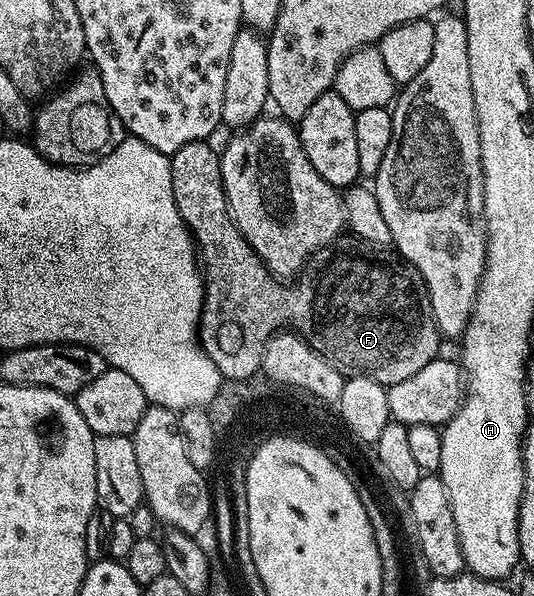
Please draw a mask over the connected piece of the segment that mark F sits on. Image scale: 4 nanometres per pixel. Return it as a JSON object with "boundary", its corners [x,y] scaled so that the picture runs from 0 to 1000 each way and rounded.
{"boundary":[[[390,237],[348,240],[348,247],[320,258],[318,268],[326,341],[333,347],[333,361],[360,389],[382,466],[382,513],[371,554],[375,579],[401,616],[408,616],[414,634],[453,639],[478,634],[491,619],[494,577],[539,547],[646,634],[691,633],[721,649],[768,636],[768,629],[790,622],[798,609],[820,597],[828,567],[805,522],[801,490],[794,487],[785,458],[770,450],[740,451],[734,445],[710,445],[704,438],[644,424],[639,431],[586,430],[545,475],[511,465],[434,372],[416,314],[412,258],[393,245]]]}

